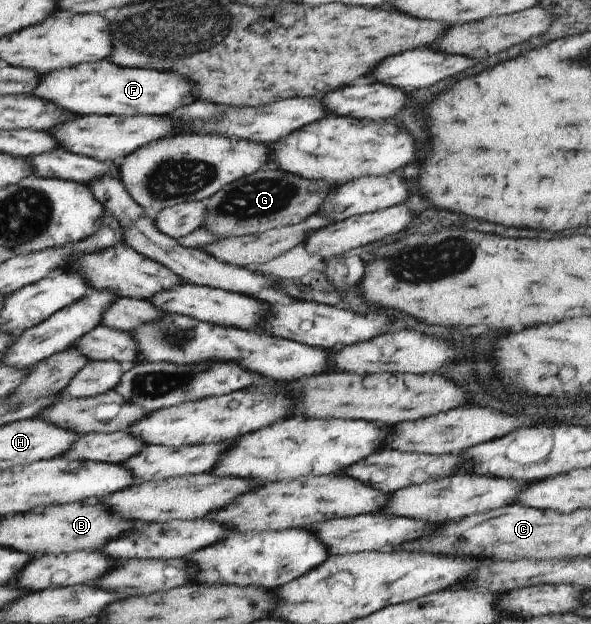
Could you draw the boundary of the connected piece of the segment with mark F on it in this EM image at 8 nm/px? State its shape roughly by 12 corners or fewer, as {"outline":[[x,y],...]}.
{"outline":[[106,59],[28,95],[78,115],[165,116],[196,100],[175,71]]}

